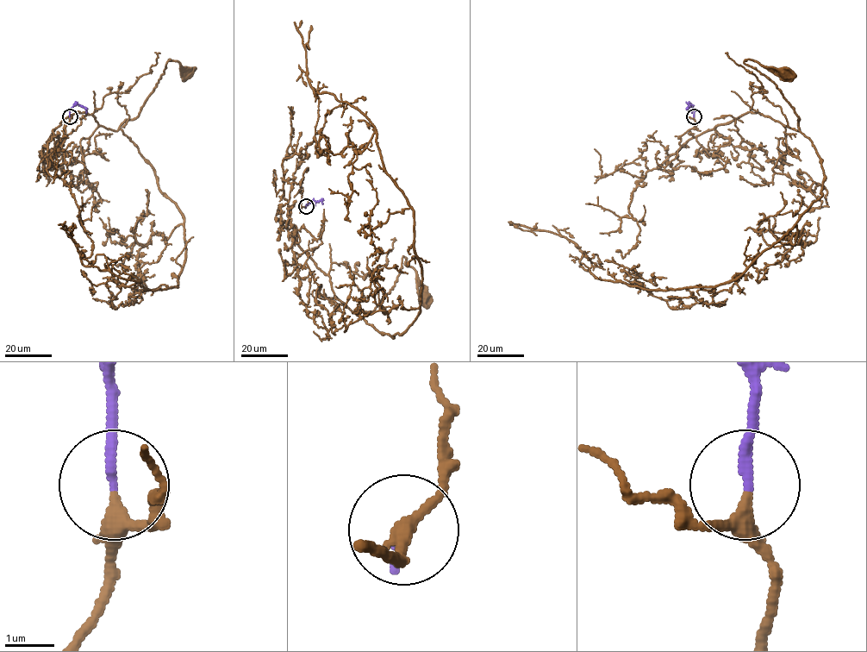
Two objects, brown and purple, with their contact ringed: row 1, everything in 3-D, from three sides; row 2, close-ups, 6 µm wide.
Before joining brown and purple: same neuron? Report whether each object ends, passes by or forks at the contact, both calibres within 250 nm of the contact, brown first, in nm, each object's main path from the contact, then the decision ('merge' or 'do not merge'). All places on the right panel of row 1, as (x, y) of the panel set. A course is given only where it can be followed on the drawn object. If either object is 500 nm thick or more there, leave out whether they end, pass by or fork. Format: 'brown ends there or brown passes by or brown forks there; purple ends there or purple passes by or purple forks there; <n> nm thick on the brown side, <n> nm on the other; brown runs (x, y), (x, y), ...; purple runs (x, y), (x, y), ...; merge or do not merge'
brown passes by; purple ends there; 240 nm thick on the brown side, 190 nm on the other; brown runs (693, 116), (670, 166), (668, 158), (689, 140), (750, 112), (799, 130), (776, 85), (744, 62), (786, 72); purple runs (693, 116), (693, 110), (688, 103), (691, 113); merge

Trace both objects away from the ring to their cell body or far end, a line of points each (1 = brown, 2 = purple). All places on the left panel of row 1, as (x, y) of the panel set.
1: (69, 116), (54, 166), (47, 144), (64, 119), (87, 112), (116, 130), (169, 59), (187, 72)
2: (69, 116), (69, 110), (77, 103), (85, 107), (86, 113)

